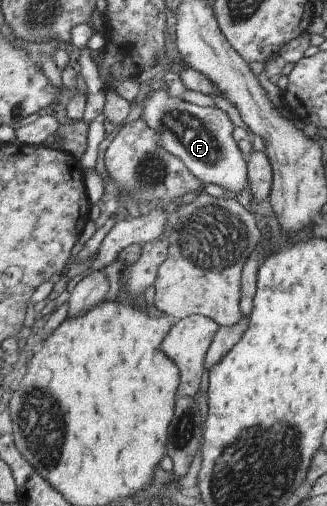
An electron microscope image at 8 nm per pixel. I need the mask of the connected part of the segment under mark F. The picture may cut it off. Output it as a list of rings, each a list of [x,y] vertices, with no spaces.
[[[169,88],[152,90],[151,96],[146,98],[143,114],[144,122],[153,130],[158,131],[158,144],[163,146],[171,155],[183,162],[183,165],[199,180],[203,185],[219,184],[223,186],[225,192],[244,193],[247,192],[248,173],[245,160],[241,157],[242,152],[238,149],[238,144],[232,138],[234,126],[229,116],[218,108],[201,108],[190,104],[177,96],[169,96]]]

